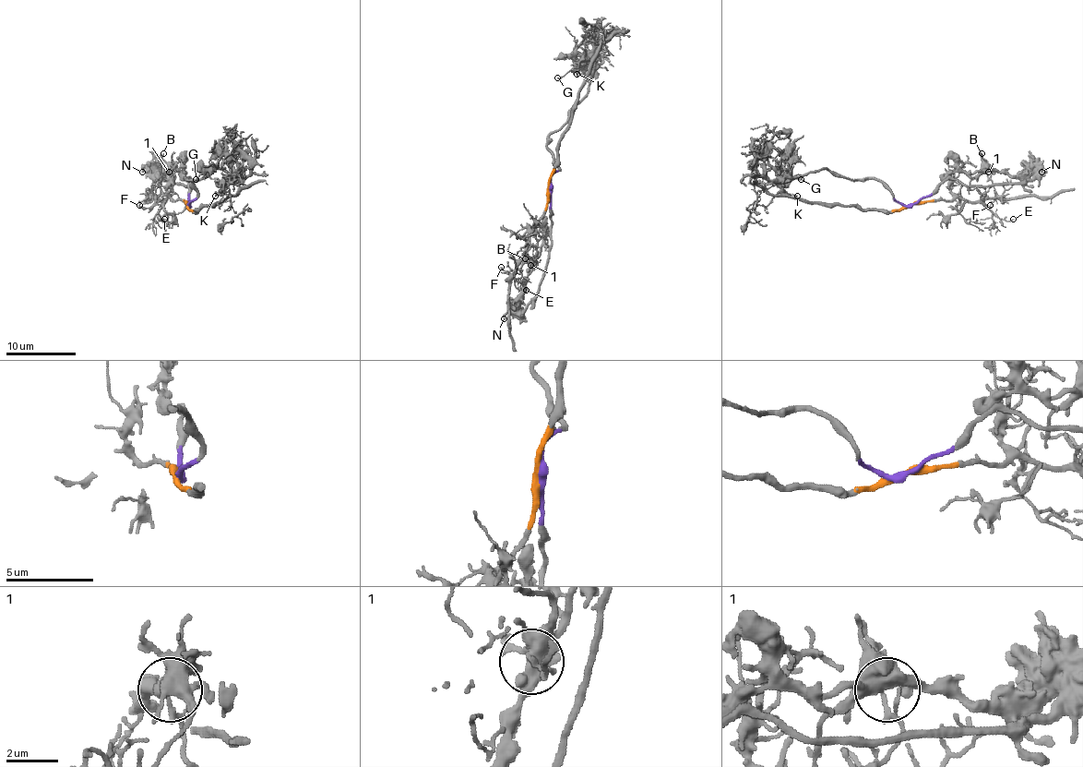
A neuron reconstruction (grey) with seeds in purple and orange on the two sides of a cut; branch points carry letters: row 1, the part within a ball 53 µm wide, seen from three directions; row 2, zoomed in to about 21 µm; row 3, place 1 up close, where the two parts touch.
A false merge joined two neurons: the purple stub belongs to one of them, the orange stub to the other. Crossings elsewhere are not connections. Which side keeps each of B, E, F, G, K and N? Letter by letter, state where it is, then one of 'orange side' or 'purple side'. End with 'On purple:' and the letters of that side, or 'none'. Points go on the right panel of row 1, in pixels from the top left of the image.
B: (981, 153) | purple side
E: (1013, 219) | orange side
F: (990, 205) | orange side
G: (801, 179) | purple side
K: (797, 196) | purple side
N: (1041, 172) | purple side
On purple: B, G, K, N

